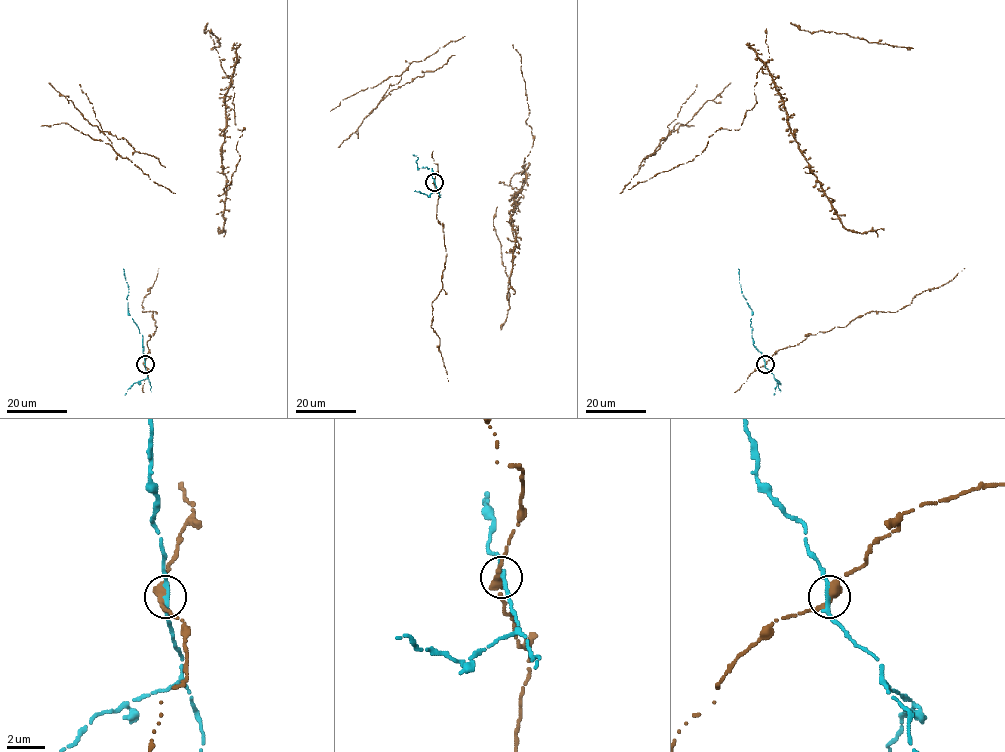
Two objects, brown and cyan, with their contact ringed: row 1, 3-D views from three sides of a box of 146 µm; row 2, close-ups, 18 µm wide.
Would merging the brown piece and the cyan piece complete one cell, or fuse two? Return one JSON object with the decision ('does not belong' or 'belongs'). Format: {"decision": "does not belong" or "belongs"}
{"decision": "does not belong"}

